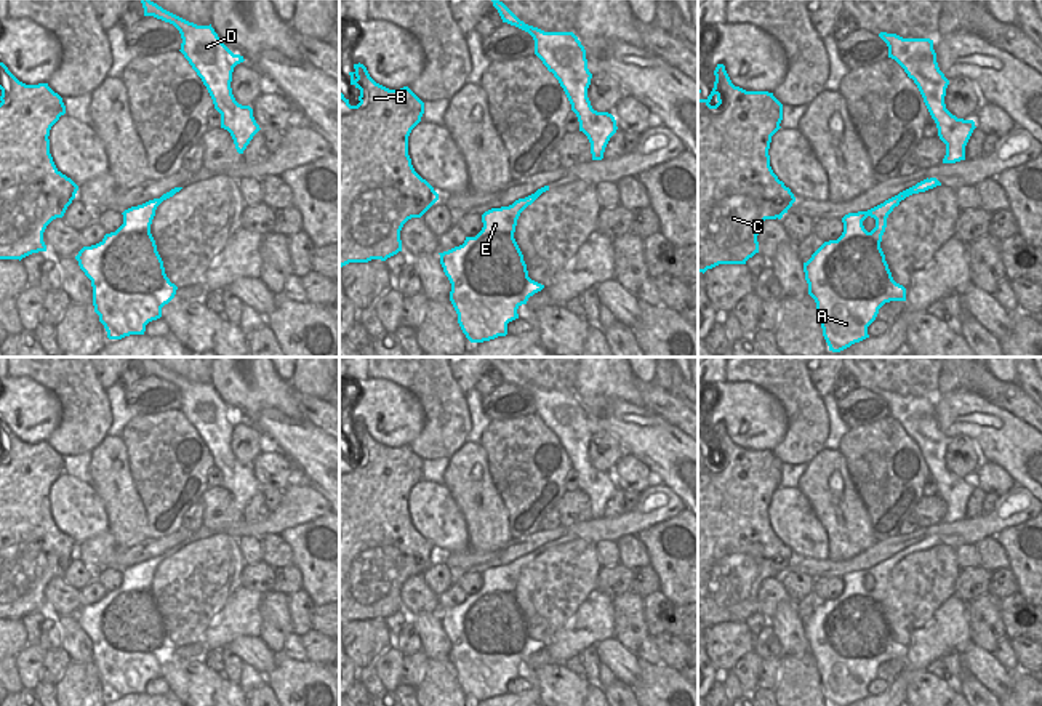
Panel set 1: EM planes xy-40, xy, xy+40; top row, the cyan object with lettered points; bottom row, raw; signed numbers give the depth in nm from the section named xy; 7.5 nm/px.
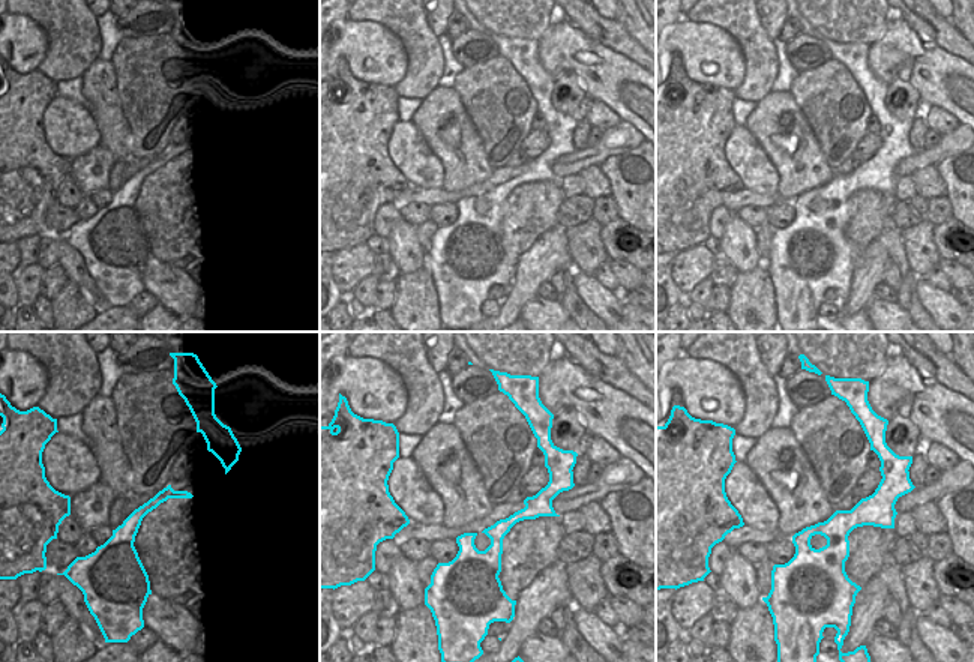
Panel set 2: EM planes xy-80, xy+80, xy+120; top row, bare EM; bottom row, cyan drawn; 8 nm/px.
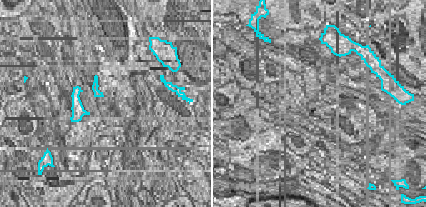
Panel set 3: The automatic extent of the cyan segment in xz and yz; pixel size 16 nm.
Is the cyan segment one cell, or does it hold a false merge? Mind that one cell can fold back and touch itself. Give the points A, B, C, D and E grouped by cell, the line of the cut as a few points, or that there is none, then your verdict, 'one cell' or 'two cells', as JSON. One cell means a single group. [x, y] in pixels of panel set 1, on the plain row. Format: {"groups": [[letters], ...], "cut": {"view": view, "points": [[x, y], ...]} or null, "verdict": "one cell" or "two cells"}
{"groups": [["A", "B", "C", "E"], ["D"]], "cut": {"view": "xy+40", "points": [[945, 500], [964, 508]]}, "verdict": "two cells"}

